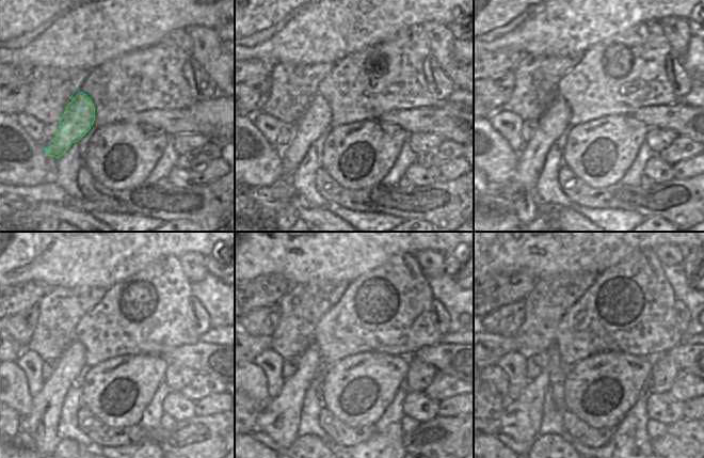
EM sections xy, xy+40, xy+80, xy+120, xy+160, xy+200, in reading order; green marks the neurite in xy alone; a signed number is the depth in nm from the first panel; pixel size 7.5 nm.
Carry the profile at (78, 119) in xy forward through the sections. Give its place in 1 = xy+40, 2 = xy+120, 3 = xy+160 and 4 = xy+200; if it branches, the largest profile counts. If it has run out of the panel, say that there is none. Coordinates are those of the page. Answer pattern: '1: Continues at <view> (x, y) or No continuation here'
1: Continues at xy+40 (318, 115)
2: Continues at xy+120 (46, 406)
3: Continues at xy+160 (283, 412)
4: Continues at xy+200 (524, 413).

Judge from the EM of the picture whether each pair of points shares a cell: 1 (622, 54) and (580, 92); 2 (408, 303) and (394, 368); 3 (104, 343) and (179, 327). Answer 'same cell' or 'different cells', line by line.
1: same cell
2: different cells
3: same cell

